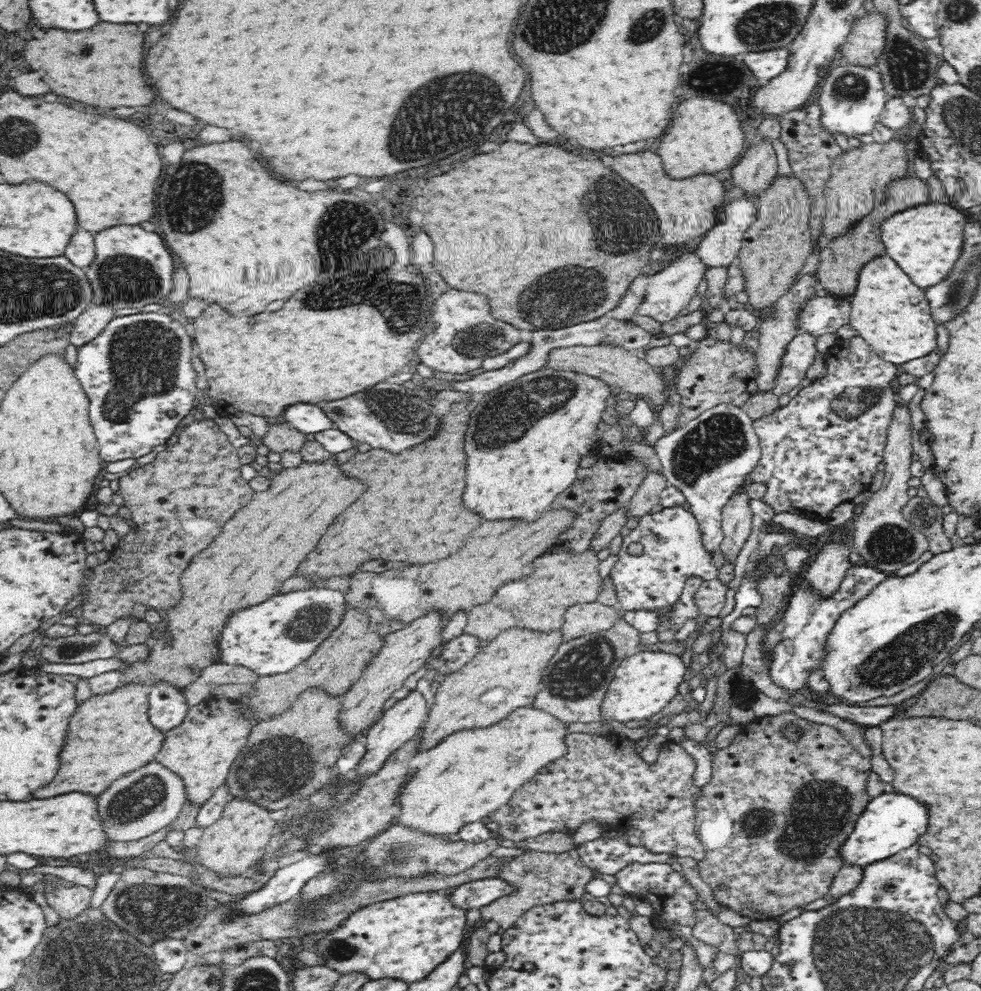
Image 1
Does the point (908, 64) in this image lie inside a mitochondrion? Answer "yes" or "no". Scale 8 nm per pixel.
yes

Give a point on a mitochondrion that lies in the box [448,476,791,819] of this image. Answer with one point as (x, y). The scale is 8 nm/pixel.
(578, 672)

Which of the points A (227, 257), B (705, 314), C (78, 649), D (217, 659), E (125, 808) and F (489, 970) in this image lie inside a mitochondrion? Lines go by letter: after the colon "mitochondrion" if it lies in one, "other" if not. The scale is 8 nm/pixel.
A: other
B: other
C: mitochondrion
D: other
E: mitochondrion
F: other

